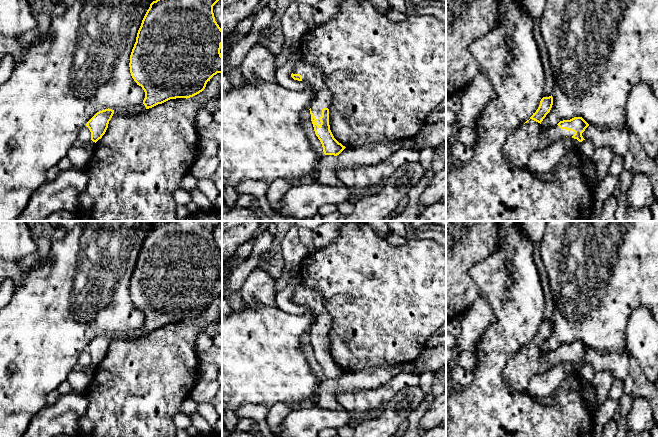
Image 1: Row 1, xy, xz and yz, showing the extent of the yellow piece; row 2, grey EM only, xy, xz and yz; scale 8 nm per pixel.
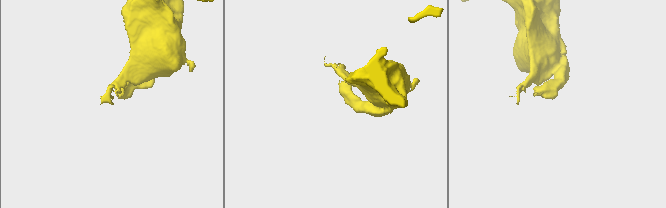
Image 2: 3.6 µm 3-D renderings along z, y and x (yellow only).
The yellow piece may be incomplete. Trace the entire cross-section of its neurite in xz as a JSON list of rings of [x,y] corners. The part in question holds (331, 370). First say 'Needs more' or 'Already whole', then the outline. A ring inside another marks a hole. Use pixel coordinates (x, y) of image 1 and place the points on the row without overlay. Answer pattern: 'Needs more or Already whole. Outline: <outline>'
Needs more. Outline: [[[300,275],[294,280],[295,289],[291,298],[294,304],[305,305],[315,316],[315,324],[311,329],[310,338],[314,355],[320,364],[325,379],[339,379],[346,371],[339,367],[333,360],[329,349],[329,330],[333,319],[324,307],[322,294],[306,288]]]

